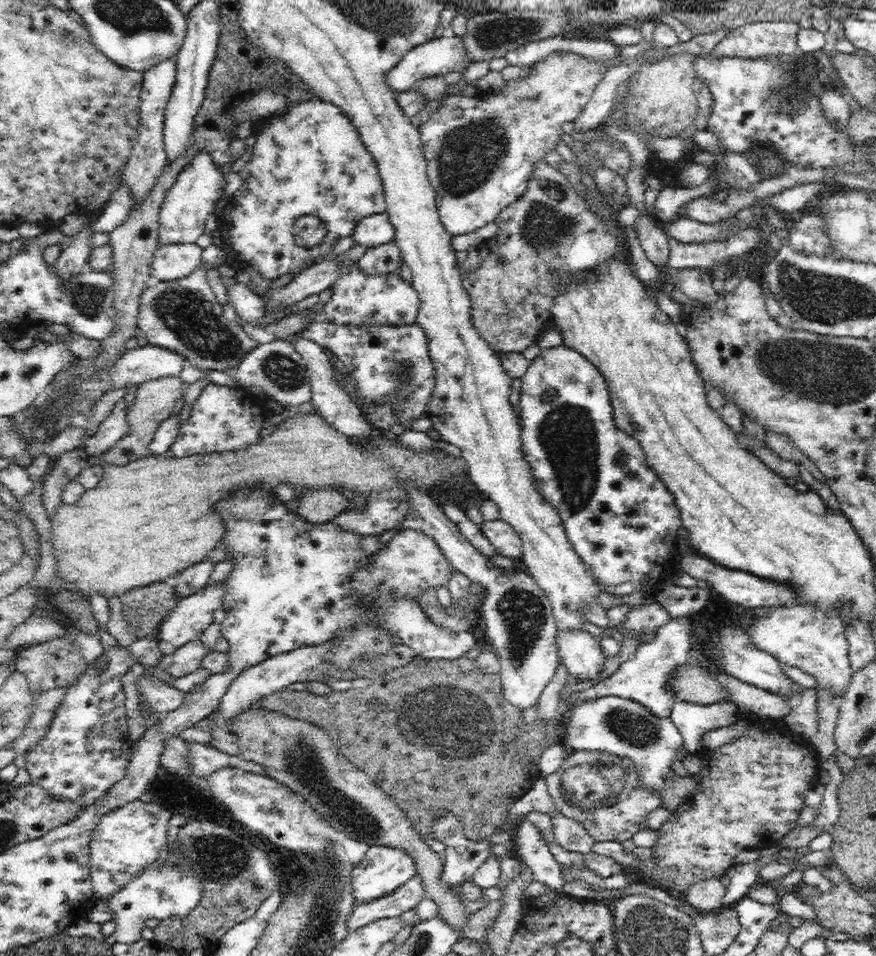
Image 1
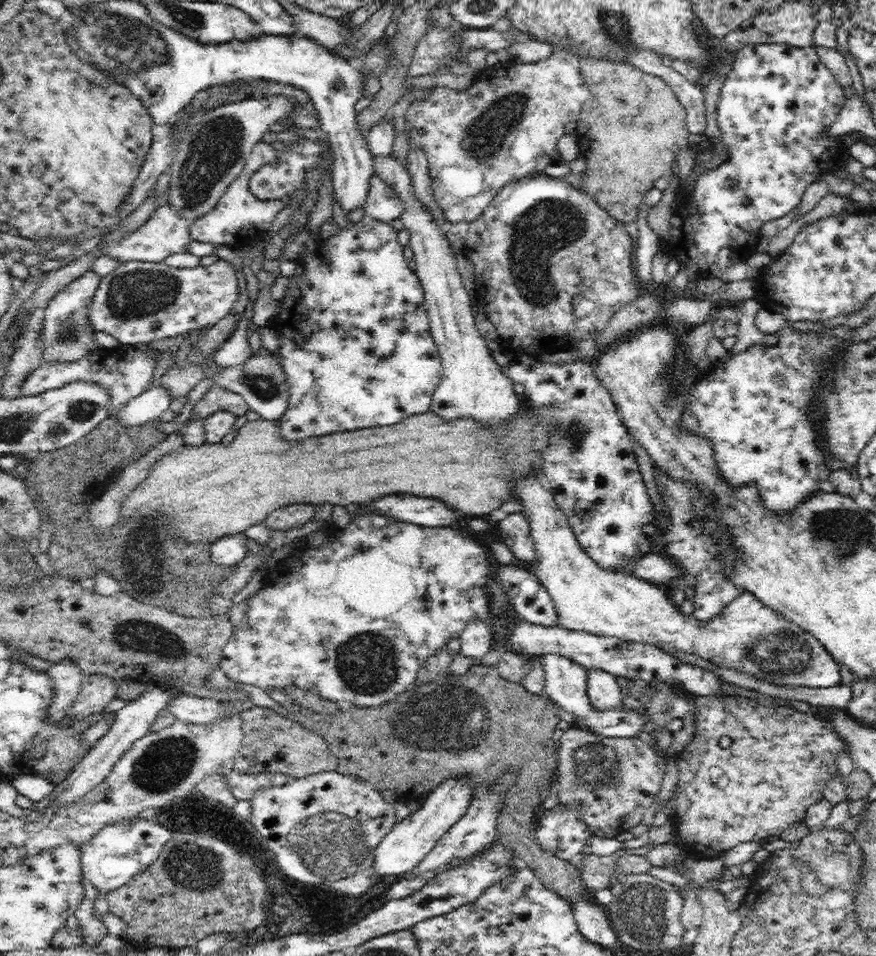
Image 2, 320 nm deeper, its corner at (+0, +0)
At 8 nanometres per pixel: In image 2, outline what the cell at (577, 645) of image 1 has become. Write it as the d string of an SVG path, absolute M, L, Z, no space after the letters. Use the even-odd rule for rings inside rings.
M587 668L587 694L598 709L608 709L622 704L617 678L618 676L608 673L604 668Z

